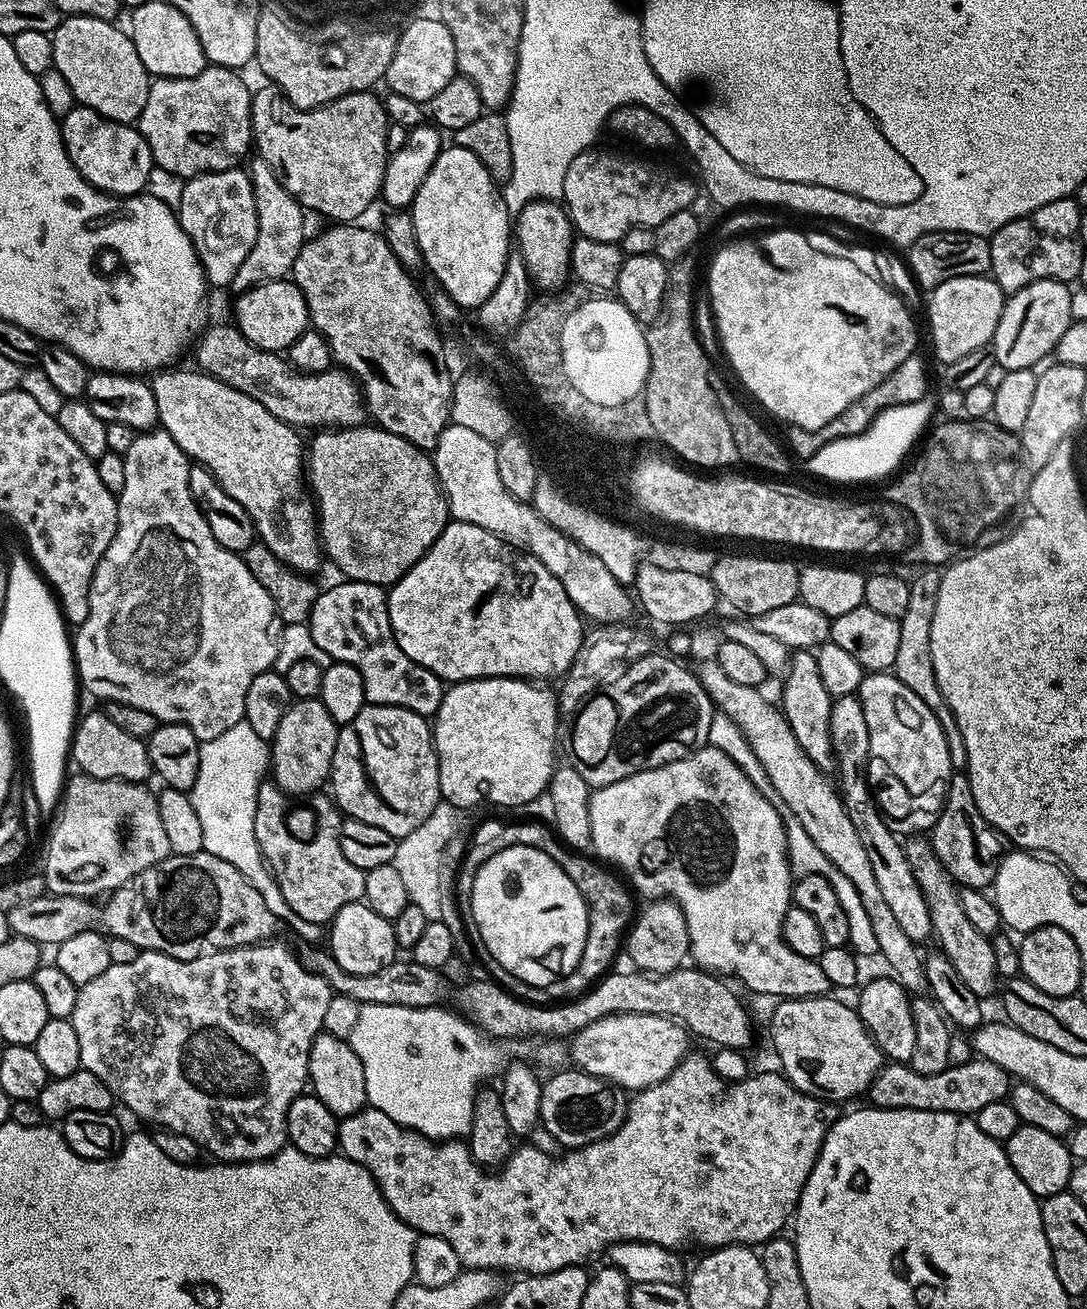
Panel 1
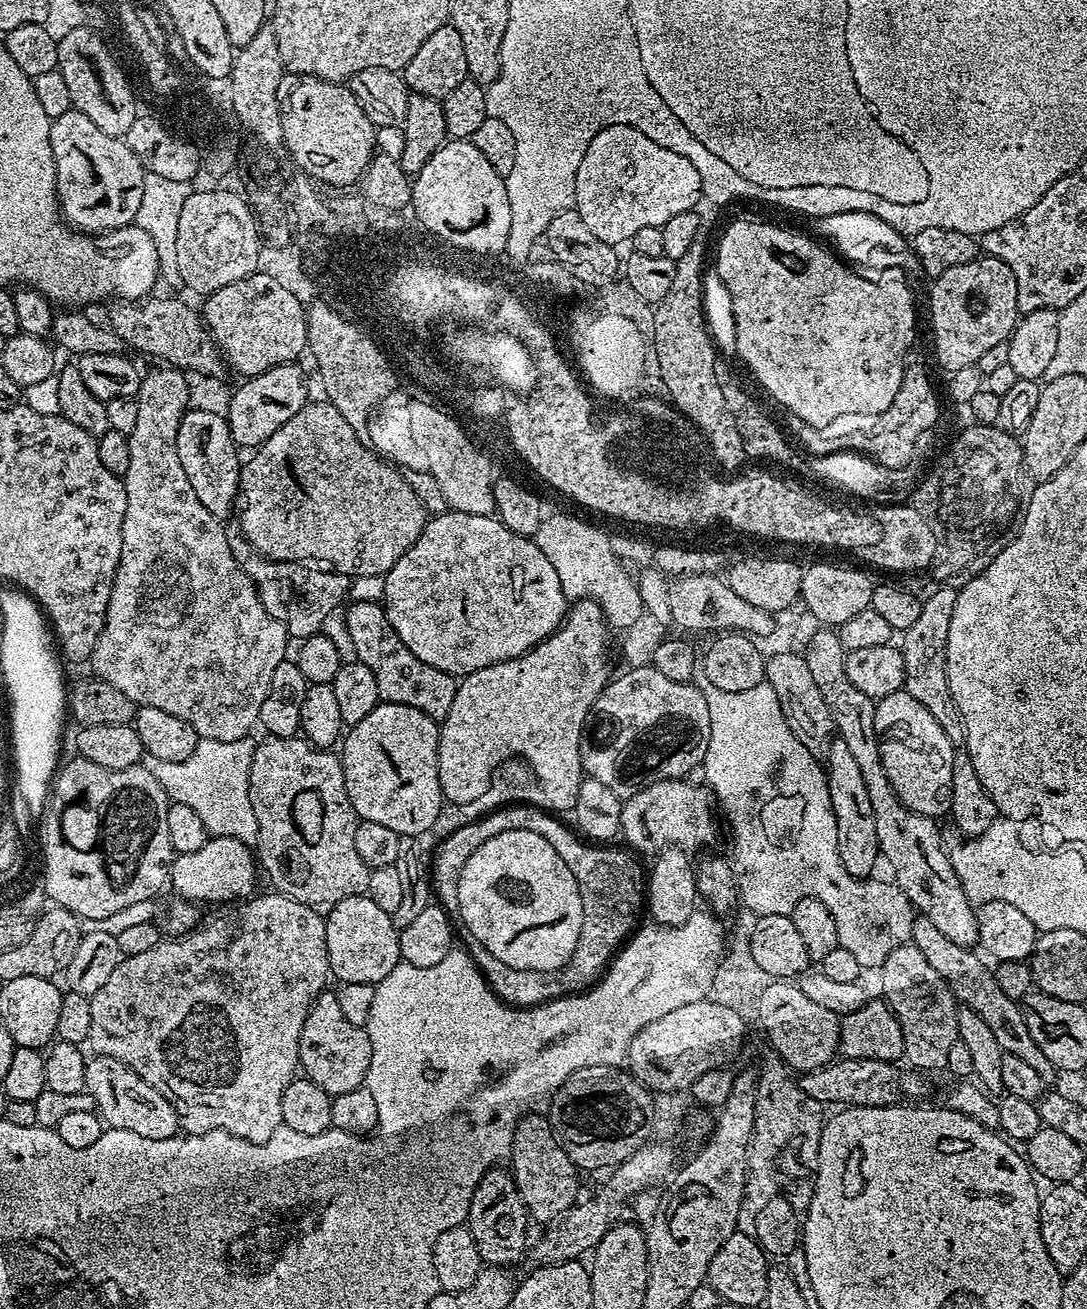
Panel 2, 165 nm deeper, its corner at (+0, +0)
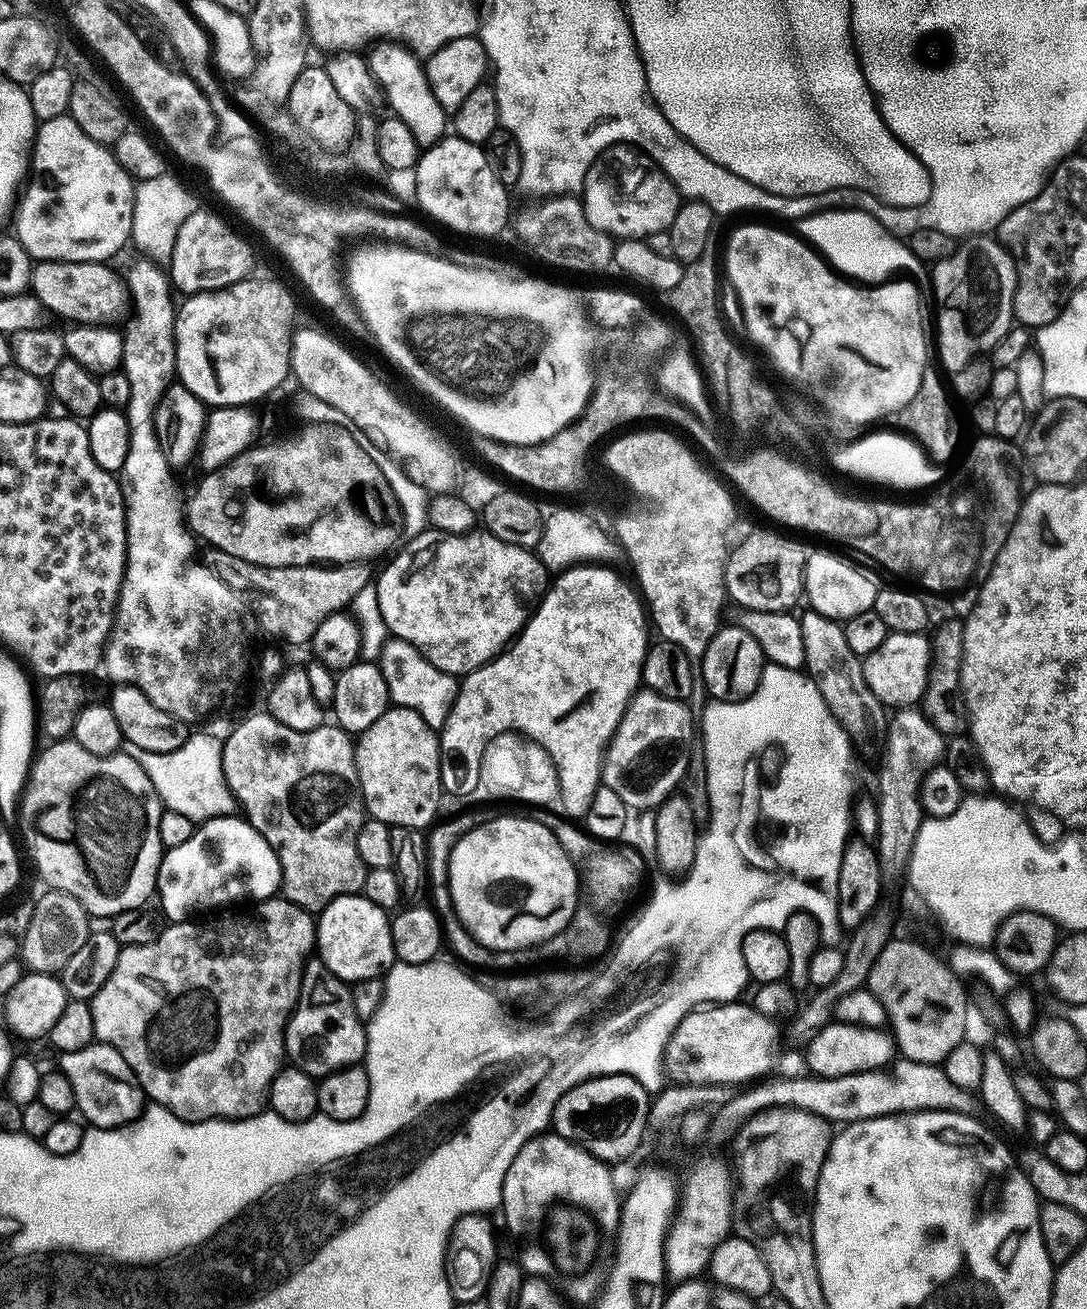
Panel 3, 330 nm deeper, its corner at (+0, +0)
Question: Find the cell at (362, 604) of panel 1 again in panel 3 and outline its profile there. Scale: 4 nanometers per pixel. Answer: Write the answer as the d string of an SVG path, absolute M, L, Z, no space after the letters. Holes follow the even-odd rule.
M388 638L385 642L378 663L382 670L382 678L386 678L389 701L397 708L414 710L414 714L422 717L431 728L443 728L456 701L457 677L438 670L438 666L431 664L410 642L395 638Z

